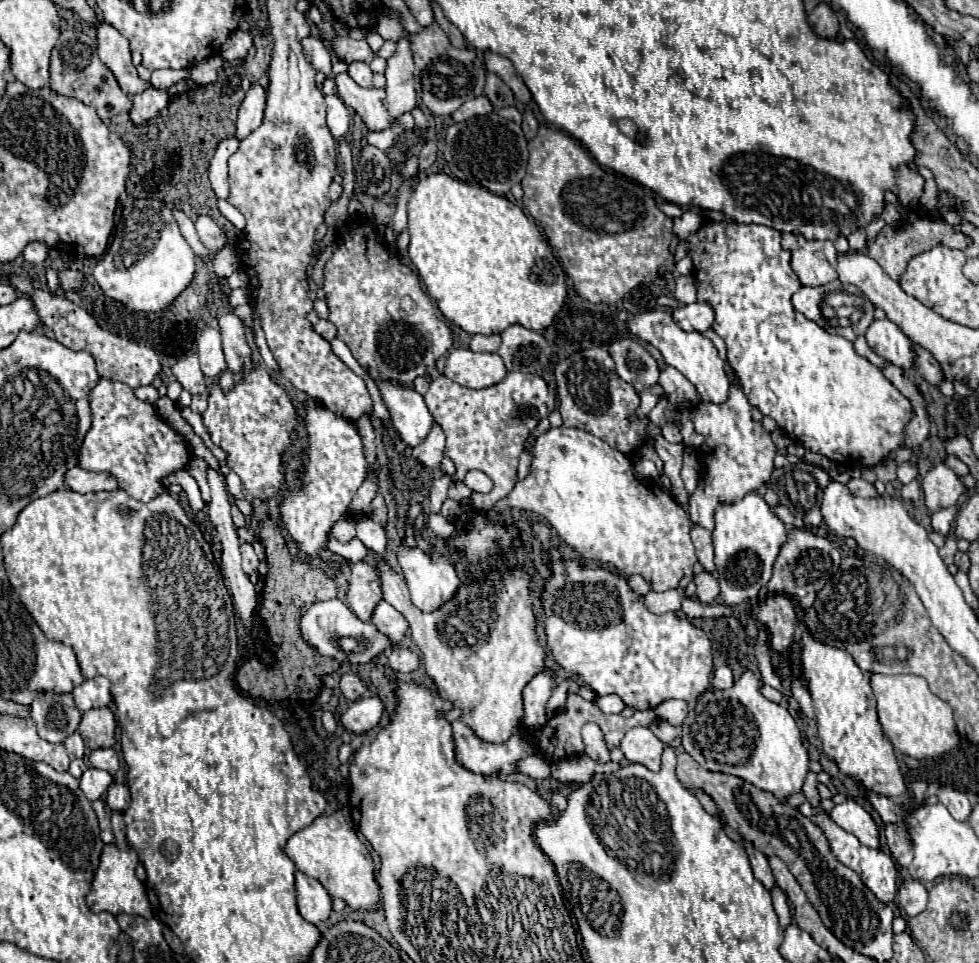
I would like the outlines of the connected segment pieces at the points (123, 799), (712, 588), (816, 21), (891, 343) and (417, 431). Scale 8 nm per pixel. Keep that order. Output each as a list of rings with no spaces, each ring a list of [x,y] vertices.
[[[112,782],[112,786],[108,788],[108,794],[106,794],[106,804],[108,808],[114,812],[122,812],[128,808],[130,804],[130,792],[126,788],[126,784],[118,784],[118,782]]]
[[[702,572],[698,576],[694,576],[694,582],[696,582],[696,596],[702,604],[712,604],[716,600],[716,596],[720,594],[720,588],[718,588],[718,580],[708,574],[708,572]]]
[[[820,2],[808,14],[808,24],[822,38],[836,38],[836,34],[838,34],[838,18],[826,2]]]
[[[888,318],[874,320],[866,330],[868,346],[888,362],[900,368],[910,368],[914,364],[914,354],[910,350],[910,340],[902,330]]]
[[[378,382],[378,388],[402,442],[410,448],[422,444],[434,424],[424,398],[414,388],[404,388],[392,382]]]

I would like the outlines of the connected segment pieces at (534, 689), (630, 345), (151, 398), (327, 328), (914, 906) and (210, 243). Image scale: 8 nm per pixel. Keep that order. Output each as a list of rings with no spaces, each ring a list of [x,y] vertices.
[[[544,672],[536,674],[528,682],[528,686],[524,688],[524,720],[522,720],[524,728],[538,730],[546,724],[544,708],[552,694],[552,688],[554,688],[554,680]]]
[[[622,338],[610,344],[610,356],[616,362],[616,374],[632,384],[636,392],[644,392],[658,384],[658,366],[650,352],[634,338]]]
[[[150,384],[150,386],[140,386],[138,390],[136,390],[136,396],[140,398],[140,400],[148,400],[150,404],[156,404],[156,400],[160,398],[160,394],[158,394],[158,390]]]
[[[320,320],[320,322],[314,326],[314,330],[316,330],[322,338],[328,338],[328,340],[336,336],[336,326],[330,324],[328,320]]]
[[[910,878],[910,880],[904,880],[900,884],[898,904],[904,908],[904,912],[910,918],[920,914],[926,908],[926,902],[928,902],[928,890],[926,890],[926,886],[922,882]]]
[[[200,216],[196,220],[196,230],[198,230],[198,236],[200,236],[202,244],[212,254],[220,252],[226,246],[226,234],[224,234],[224,230],[210,216]]]

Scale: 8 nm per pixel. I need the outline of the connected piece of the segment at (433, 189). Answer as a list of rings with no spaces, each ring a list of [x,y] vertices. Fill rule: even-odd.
[[[444,172],[418,180],[408,200],[410,260],[440,312],[468,334],[502,334],[512,324],[546,330],[566,298],[566,274],[520,206]]]

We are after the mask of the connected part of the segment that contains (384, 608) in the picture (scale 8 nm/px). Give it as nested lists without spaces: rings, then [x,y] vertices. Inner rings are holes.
[[[380,602],[372,614],[372,620],[370,620],[384,636],[388,636],[388,640],[392,642],[392,646],[396,646],[398,642],[404,640],[406,636],[406,630],[408,630],[408,624],[406,624],[406,618],[396,610],[392,608],[388,602]]]

